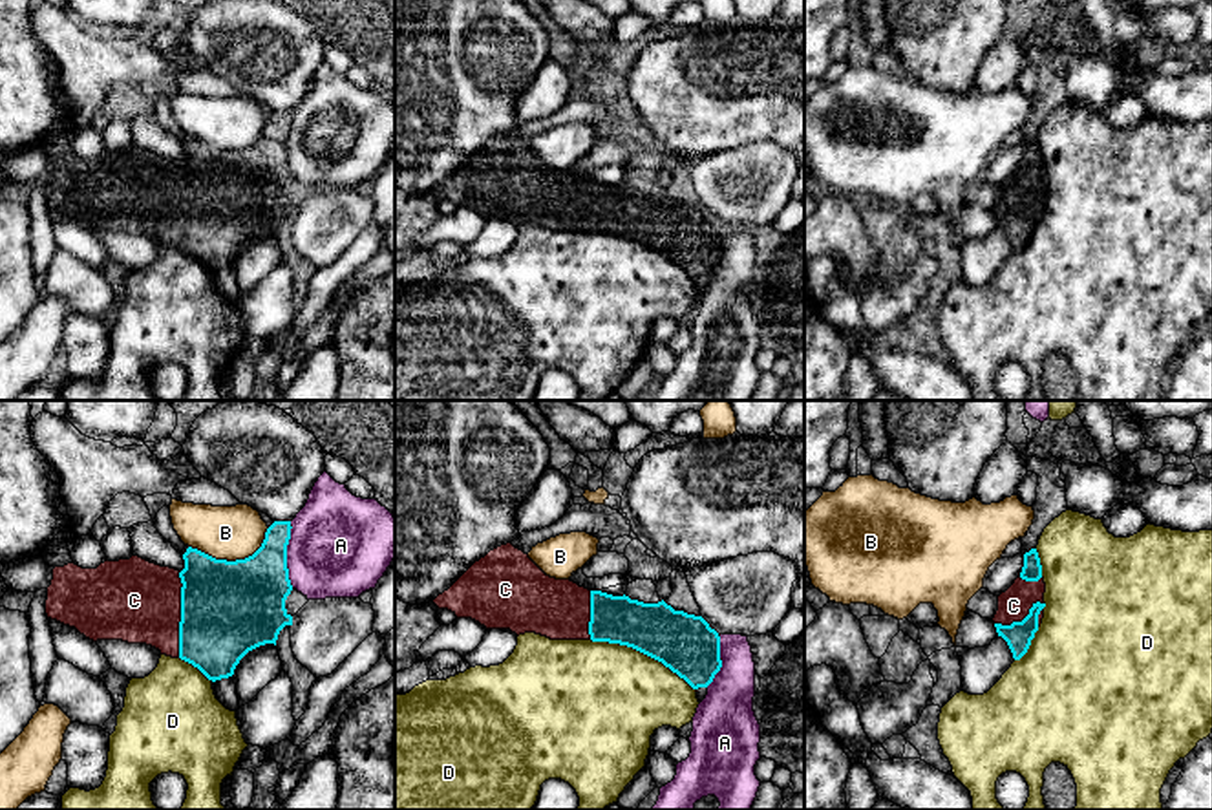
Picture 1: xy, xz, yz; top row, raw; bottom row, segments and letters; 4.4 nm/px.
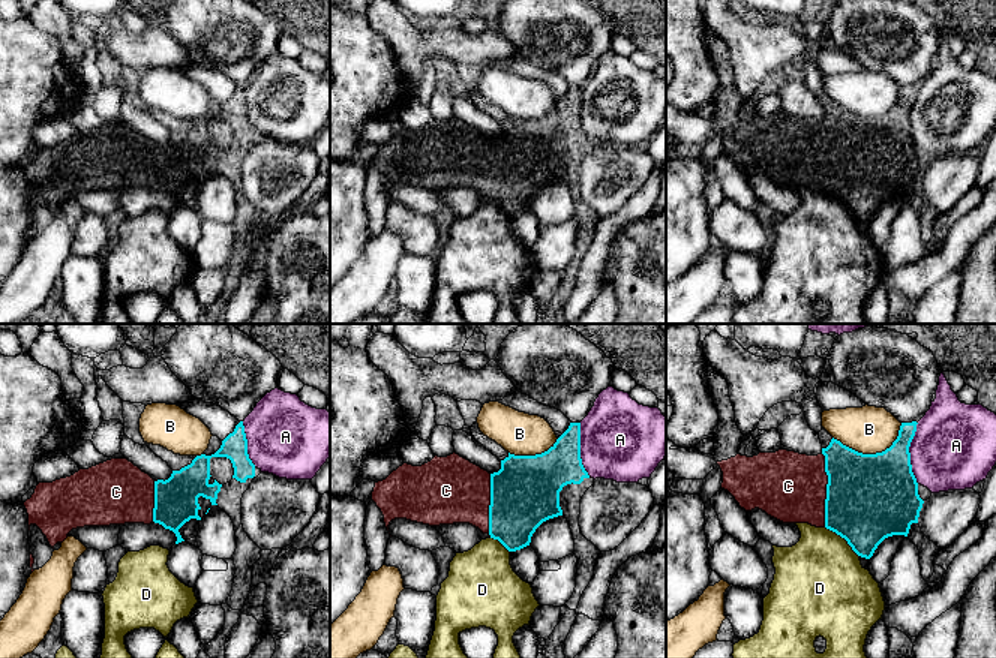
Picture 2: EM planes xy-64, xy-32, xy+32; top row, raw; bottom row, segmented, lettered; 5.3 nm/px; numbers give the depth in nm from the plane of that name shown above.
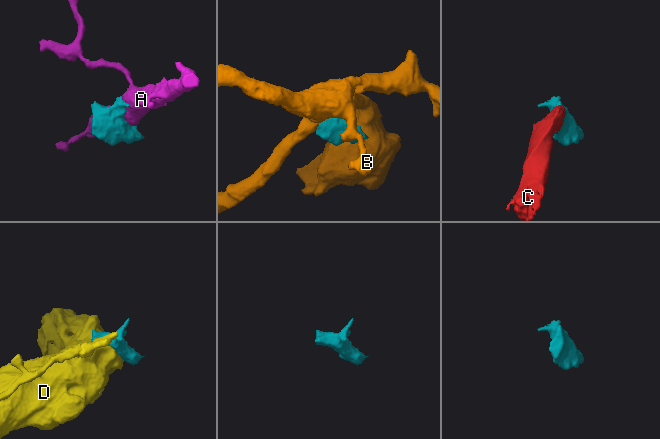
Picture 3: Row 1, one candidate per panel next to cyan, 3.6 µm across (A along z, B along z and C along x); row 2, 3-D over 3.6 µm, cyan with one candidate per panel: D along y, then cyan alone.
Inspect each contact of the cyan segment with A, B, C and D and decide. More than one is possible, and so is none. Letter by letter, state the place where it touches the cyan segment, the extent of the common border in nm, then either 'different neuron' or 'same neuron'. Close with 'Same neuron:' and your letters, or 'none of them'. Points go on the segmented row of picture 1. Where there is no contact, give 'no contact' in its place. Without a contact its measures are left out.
A: xy (286, 554) | 300 nm | different neuron
B: xy (233, 562) | 380 nm | different neuron
C: xy (181, 615) | 380 nm | same neuron
D: xz (644, 653) | 500 nm | different neuron
Same neuron: C

